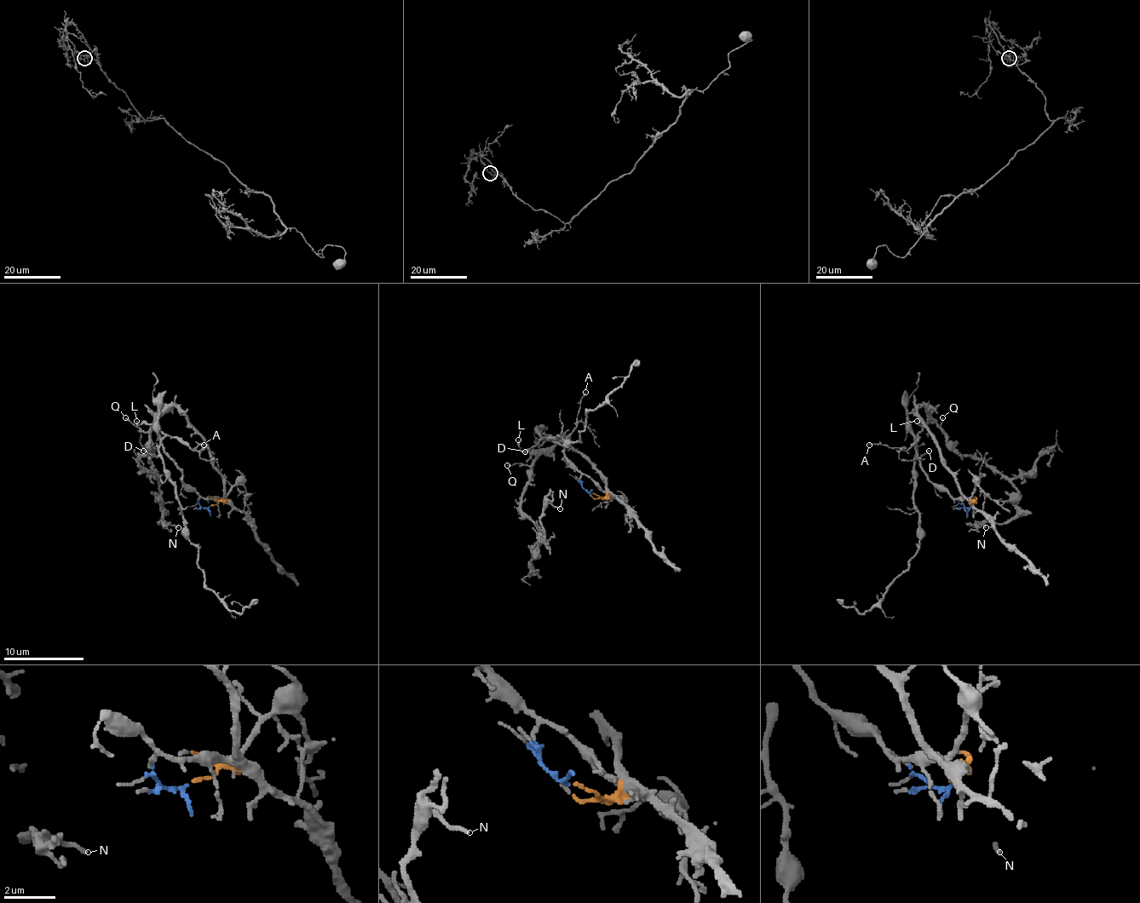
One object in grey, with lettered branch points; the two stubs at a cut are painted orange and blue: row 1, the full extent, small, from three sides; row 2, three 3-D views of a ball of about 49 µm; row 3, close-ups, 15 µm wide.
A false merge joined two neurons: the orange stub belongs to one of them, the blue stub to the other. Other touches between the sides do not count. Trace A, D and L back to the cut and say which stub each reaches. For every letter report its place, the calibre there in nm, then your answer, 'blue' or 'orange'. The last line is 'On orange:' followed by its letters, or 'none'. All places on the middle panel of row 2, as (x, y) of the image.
A: at (585, 392); 110 nm thick; blue
D: at (525, 451); 110 nm thick; blue
L: at (518, 439); 110 nm thick; blue
On orange: none

